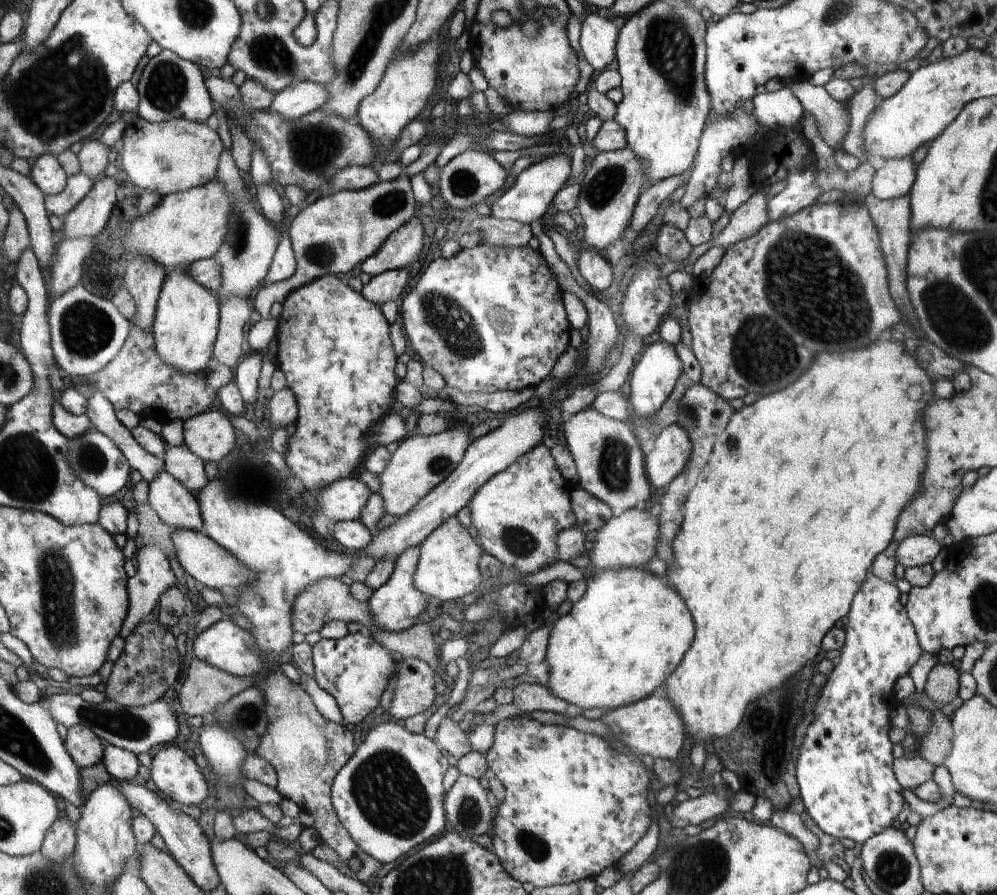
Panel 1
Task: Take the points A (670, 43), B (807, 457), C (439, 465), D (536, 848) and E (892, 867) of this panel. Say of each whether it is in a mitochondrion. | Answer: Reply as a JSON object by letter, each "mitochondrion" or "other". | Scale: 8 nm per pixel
{"A":"mitochondrion","B":"other","C":"mitochondrion","D":"mitochondrion","E":"mitochondrion"}

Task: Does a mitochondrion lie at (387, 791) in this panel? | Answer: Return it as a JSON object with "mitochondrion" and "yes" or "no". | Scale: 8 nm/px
{"mitochondrion":"yes"}

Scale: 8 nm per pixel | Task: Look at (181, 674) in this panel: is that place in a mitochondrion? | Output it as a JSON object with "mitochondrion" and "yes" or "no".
{"mitochondrion":"no"}

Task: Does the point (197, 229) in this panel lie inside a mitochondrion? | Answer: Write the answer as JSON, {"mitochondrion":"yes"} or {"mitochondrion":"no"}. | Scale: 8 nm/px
{"mitochondrion":"no"}

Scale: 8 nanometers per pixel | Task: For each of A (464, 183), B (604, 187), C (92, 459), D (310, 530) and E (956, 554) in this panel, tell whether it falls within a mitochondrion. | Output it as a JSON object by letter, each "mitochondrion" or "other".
{"A":"mitochondrion","B":"mitochondrion","C":"mitochondrion","D":"other","E":"other"}

